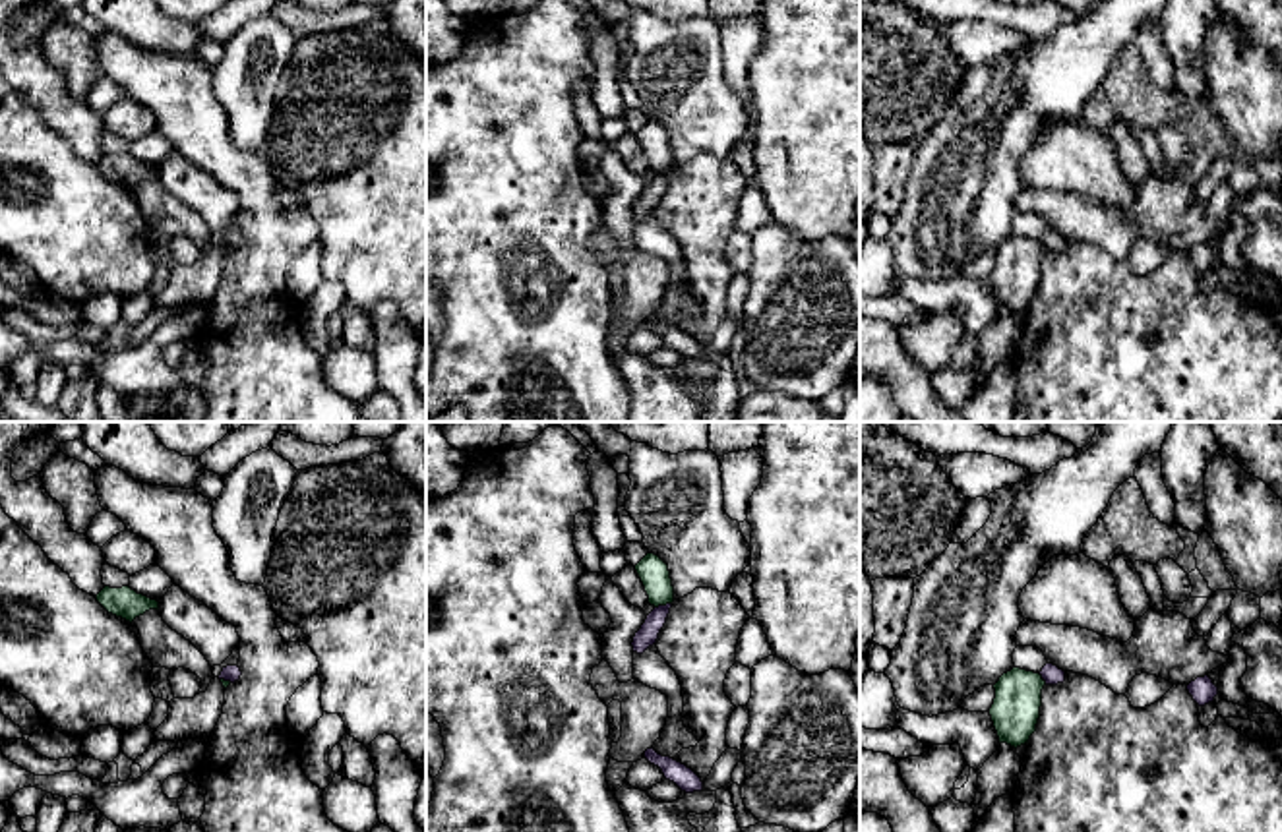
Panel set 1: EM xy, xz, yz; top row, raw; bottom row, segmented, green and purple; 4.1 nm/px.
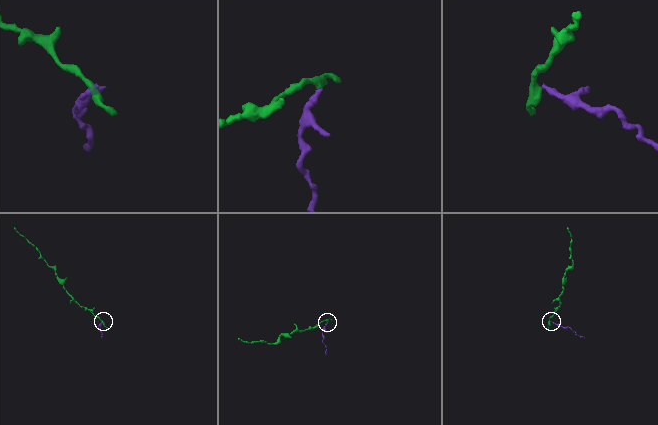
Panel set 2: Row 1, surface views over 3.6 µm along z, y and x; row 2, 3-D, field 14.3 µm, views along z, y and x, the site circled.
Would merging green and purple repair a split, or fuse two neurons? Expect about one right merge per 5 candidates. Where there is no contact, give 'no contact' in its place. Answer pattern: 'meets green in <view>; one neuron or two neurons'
meets green in xz; two neurons

